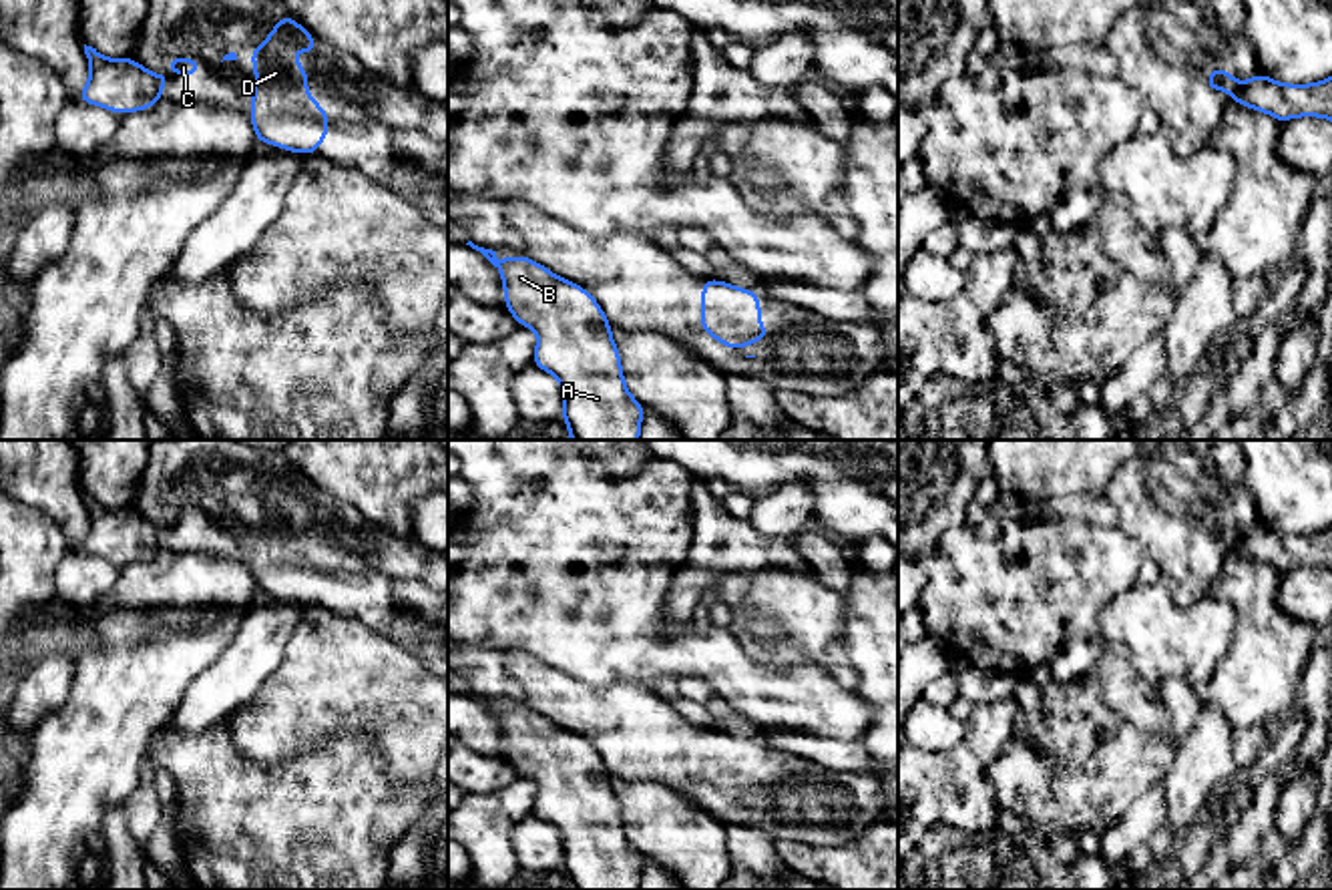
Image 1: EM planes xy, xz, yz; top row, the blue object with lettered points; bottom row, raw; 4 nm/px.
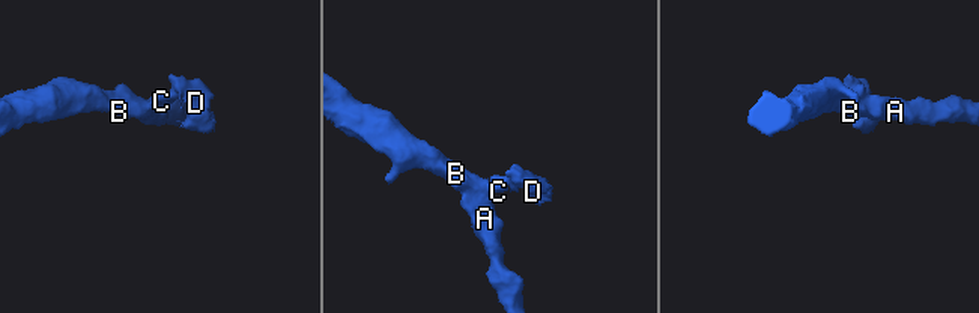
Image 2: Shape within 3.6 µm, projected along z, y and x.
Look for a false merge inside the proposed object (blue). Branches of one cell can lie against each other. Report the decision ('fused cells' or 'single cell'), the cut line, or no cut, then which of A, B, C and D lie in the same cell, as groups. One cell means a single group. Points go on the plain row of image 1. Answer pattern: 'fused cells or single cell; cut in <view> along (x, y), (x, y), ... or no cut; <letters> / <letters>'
fused cells; cut in yz along (1242, 535), (1234, 547); A B / C D

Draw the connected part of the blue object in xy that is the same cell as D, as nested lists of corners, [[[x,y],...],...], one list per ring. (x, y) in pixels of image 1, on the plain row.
[[[285,462],[267,490],[251,500],[255,542],[249,571],[257,593],[311,605],[327,587],[327,561],[307,542],[307,520],[287,506],[291,500],[315,504],[315,498],[315,488]]]

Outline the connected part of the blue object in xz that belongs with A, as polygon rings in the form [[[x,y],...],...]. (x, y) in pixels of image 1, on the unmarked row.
[[[466,695],[500,719],[506,759],[538,784],[532,816],[561,832],[571,890],[639,890],[645,858],[625,836],[597,749],[530,707],[508,705],[500,713],[496,701]]]

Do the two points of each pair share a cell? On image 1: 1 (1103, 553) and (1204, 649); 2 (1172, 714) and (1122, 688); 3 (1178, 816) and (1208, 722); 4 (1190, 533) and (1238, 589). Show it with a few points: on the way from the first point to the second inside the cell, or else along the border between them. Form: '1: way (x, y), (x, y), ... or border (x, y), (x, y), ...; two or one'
1: border (1136, 583), (1122, 591), (1099, 615); two
2: way (1160, 710), (1134, 698); one
3: way (1188, 792), (1208, 754), (1208, 746); one
4: border (1234, 547), (1210, 591); two

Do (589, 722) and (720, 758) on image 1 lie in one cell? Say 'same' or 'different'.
same

